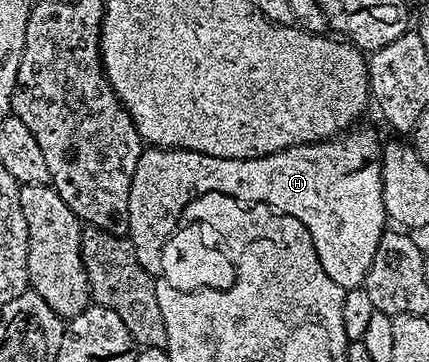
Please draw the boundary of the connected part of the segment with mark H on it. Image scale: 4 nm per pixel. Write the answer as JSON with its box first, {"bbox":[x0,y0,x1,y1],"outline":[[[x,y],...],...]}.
{"bbox":[127,131,389,290],"outline":[[[356,131],[323,142],[297,144],[295,148],[253,160],[227,160],[183,150],[144,150],[138,158],[133,185],[130,186],[127,232],[134,254],[138,254],[138,262],[142,262],[148,272],[159,273],[163,247],[181,223],[184,207],[196,196],[217,192],[249,206],[263,206],[284,216],[298,218],[298,222],[310,230],[310,238],[314,238],[314,250],[318,250],[322,270],[326,270],[326,274],[330,274],[330,278],[346,290],[361,287],[374,262],[378,242],[384,237],[389,219],[384,205],[382,147],[374,133]]]}

